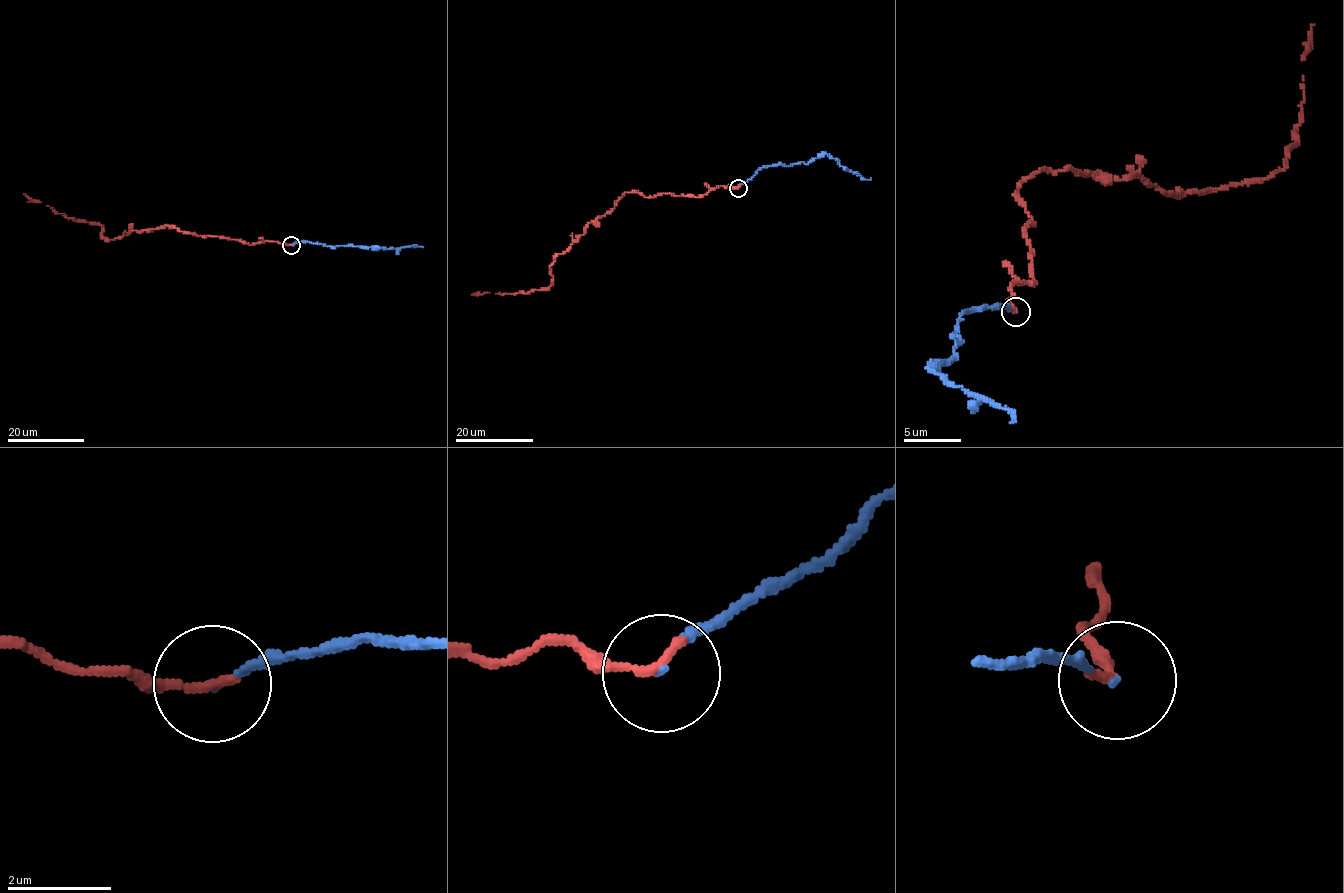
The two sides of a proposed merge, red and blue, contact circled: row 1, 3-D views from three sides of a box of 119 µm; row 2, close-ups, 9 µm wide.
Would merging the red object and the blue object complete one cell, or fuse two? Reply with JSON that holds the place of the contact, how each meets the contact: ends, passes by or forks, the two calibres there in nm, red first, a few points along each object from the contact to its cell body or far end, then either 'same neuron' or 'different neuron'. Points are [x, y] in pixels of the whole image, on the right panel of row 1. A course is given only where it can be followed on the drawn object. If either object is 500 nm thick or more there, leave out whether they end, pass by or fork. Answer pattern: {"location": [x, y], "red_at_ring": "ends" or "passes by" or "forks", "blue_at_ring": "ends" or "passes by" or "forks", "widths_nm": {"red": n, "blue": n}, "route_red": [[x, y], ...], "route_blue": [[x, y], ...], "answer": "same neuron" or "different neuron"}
{"location": [1015, 311], "red_at_ring": "ends", "blue_at_ring": "ends", "widths_nm": {"red": 200, "blue": 70}, "route_red": [[1016, 312], [1010, 284], [1036, 281], [1020, 185], [1070, 168], [1169, 194], [1268, 179], [1295, 142], [1314, 24]], "route_blue": [[1016, 312], [1000, 306], [962, 314], [953, 334], [960, 339], [957, 357], [931, 371], [1012, 414], [1010, 423]], "answer": "same neuron"}

